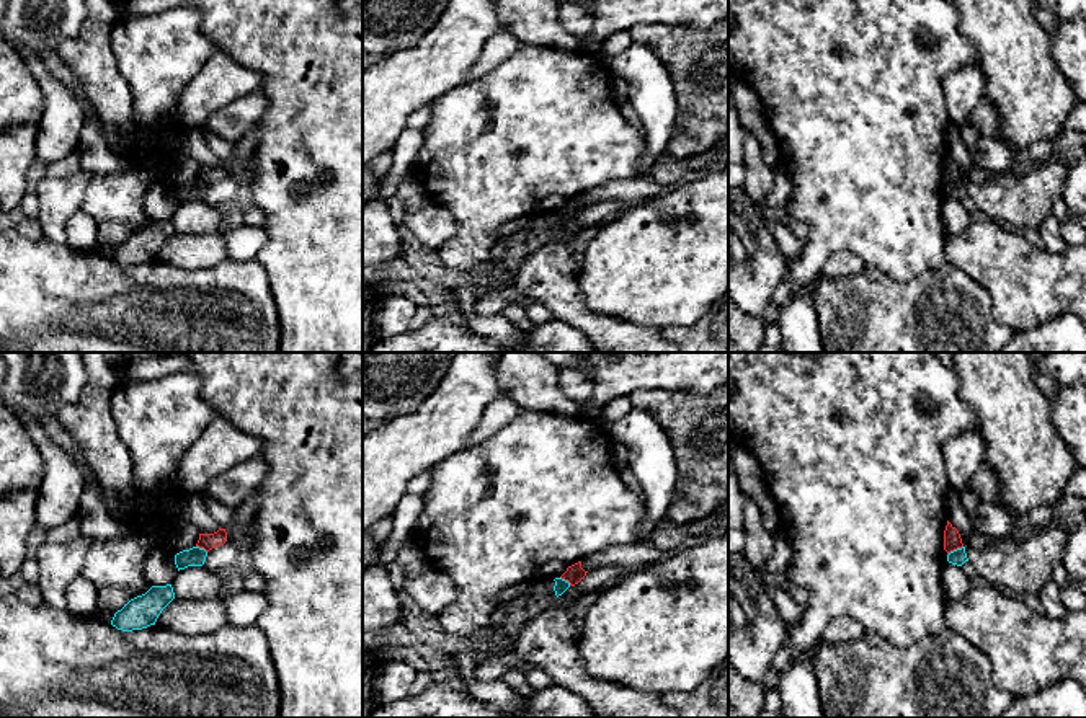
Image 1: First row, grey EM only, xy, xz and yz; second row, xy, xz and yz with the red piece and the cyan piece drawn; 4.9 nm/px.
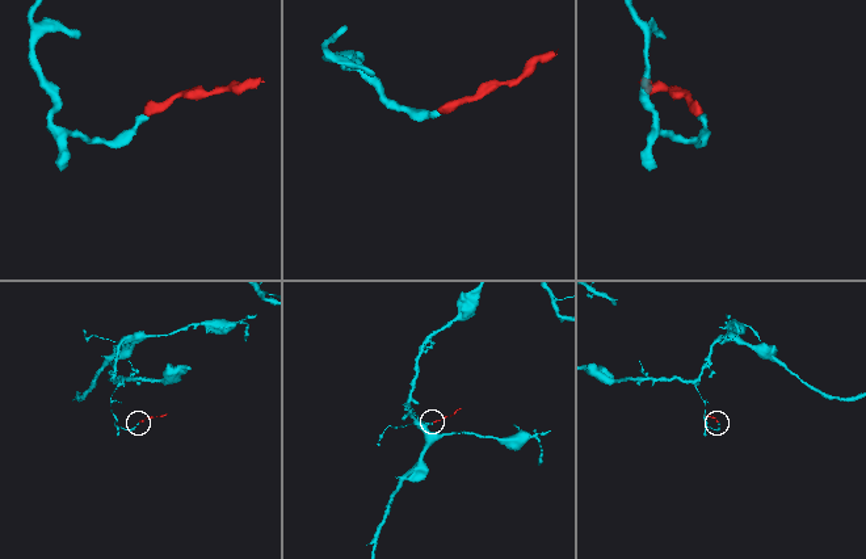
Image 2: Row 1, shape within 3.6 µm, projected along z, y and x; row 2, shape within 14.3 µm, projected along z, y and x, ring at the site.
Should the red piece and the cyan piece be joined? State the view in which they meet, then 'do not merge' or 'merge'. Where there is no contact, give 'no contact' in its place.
contact in yz; do not merge

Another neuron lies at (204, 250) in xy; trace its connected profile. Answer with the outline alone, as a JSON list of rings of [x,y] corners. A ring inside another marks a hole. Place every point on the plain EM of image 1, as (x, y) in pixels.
[[[175,232],[158,250],[157,261],[180,269],[209,269],[229,259],[224,232]]]

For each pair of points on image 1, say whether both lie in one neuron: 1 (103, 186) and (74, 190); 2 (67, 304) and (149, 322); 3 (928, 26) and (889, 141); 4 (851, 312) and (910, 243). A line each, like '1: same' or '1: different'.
1: different
2: same
3: same
4: different

